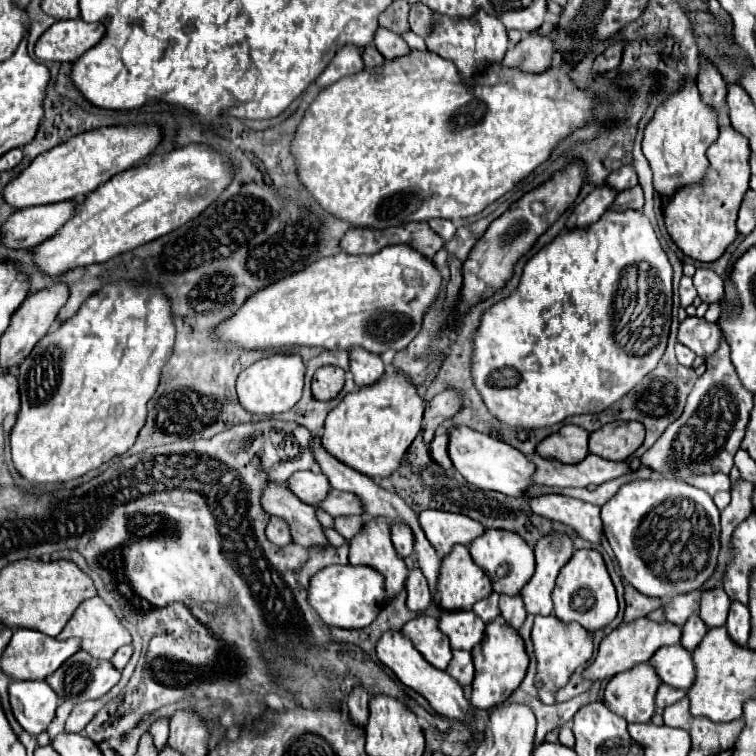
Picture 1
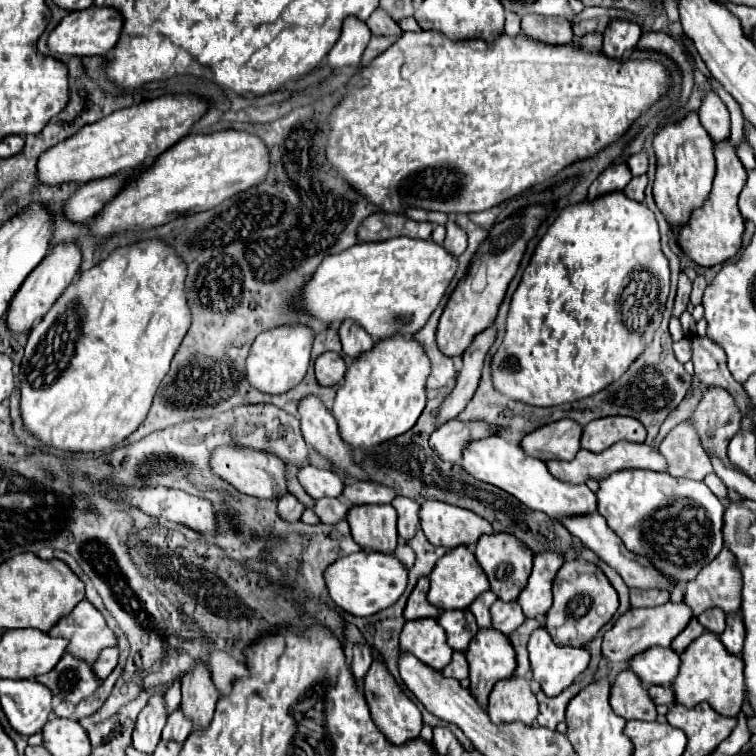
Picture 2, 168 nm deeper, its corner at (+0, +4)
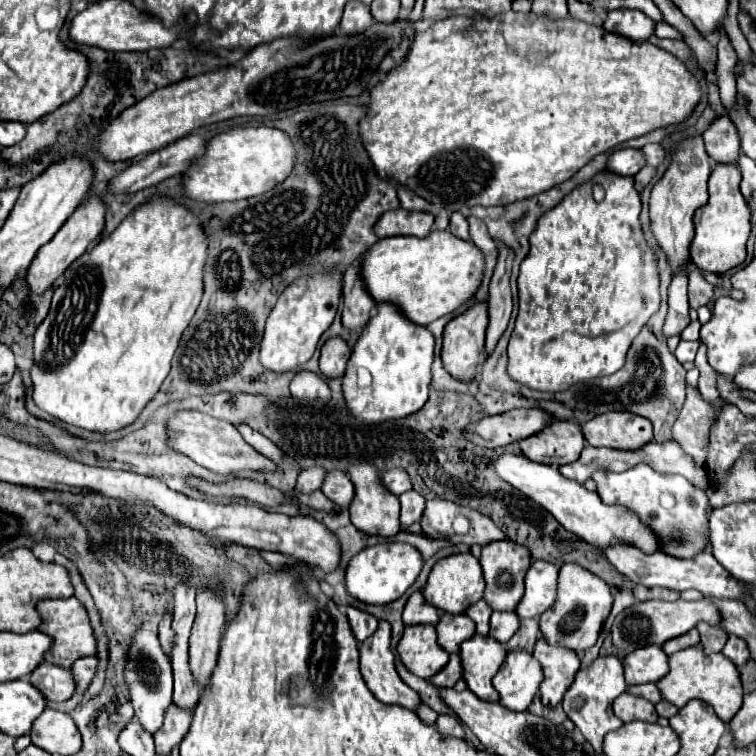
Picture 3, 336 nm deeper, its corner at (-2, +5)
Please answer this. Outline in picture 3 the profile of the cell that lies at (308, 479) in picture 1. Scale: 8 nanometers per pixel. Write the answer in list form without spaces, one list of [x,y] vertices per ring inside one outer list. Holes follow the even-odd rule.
[[[332,470],[328,472],[324,484],[322,484],[322,492],[332,500],[336,502],[338,508],[348,508],[352,498],[354,498],[354,486],[352,486],[352,480],[348,478],[346,472],[342,470]]]

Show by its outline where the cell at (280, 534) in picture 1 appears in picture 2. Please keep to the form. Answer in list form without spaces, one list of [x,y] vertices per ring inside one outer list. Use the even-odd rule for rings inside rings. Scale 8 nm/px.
[[[286,493],[284,497],[278,499],[278,513],[280,513],[282,519],[288,521],[288,523],[296,523],[296,521],[300,519],[302,511],[304,511],[302,503],[298,503],[298,499],[296,499],[292,493]]]

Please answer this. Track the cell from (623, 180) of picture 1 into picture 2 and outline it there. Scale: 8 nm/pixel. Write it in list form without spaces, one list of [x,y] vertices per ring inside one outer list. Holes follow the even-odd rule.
[[[644,151],[636,153],[636,155],[630,155],[628,157],[628,169],[630,169],[632,175],[646,173],[646,169],[648,169],[648,155]]]

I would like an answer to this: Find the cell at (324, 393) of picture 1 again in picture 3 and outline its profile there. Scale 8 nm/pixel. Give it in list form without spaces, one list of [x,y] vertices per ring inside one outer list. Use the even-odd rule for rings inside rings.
[[[340,336],[330,338],[322,346],[320,372],[328,378],[340,378],[346,372],[348,358],[350,358],[350,346]]]

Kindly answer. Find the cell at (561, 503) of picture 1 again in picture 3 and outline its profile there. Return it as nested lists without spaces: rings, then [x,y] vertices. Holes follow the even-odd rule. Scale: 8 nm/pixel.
[[[614,546],[614,548],[606,548],[604,554],[608,556],[608,560],[614,564],[614,568],[618,572],[622,572],[630,582],[634,584],[642,584],[642,586],[662,586],[662,588],[670,588],[670,590],[688,590],[688,588],[696,588],[702,594],[706,594],[706,598],[718,598],[718,600],[744,600],[744,592],[740,586],[740,582],[736,582],[736,578],[732,578],[732,574],[728,574],[728,570],[710,554],[696,554],[696,558],[672,558],[664,552],[656,552],[656,554],[644,554],[642,550],[634,548],[634,546]]]

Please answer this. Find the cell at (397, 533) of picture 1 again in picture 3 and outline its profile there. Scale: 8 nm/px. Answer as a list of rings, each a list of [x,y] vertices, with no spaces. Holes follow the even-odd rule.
[[[408,490],[400,496],[400,504],[402,504],[402,510],[400,510],[400,524],[402,526],[410,526],[412,522],[418,522],[422,518],[422,512],[424,512],[424,498],[416,492],[416,490]]]

